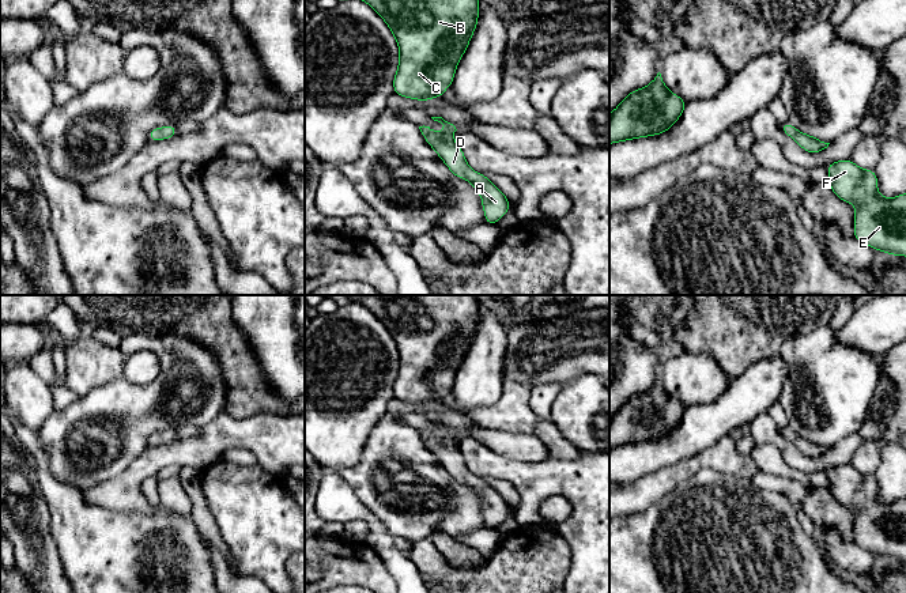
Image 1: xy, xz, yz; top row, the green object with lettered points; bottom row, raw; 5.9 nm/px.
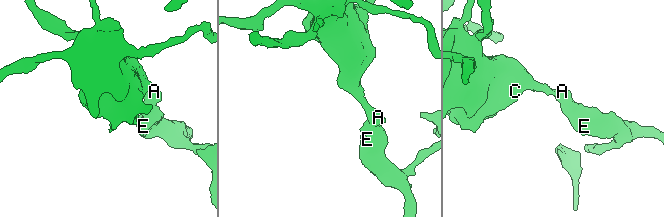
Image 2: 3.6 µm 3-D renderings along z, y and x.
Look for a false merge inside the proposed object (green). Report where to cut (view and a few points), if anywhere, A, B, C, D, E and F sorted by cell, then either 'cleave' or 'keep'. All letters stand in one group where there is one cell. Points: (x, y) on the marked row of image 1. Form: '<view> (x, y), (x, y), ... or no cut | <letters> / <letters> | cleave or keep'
no cut | A B C D E F | keep

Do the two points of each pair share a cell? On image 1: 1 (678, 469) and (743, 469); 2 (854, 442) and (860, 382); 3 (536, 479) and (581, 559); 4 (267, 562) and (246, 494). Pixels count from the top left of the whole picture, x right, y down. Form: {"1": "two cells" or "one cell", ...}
{"1": "one cell", "2": "two cells", "3": "one cell", "4": "one cell"}

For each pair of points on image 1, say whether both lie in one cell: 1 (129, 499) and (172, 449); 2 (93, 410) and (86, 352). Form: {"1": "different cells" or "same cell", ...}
{"1": "same cell", "2": "different cells"}

